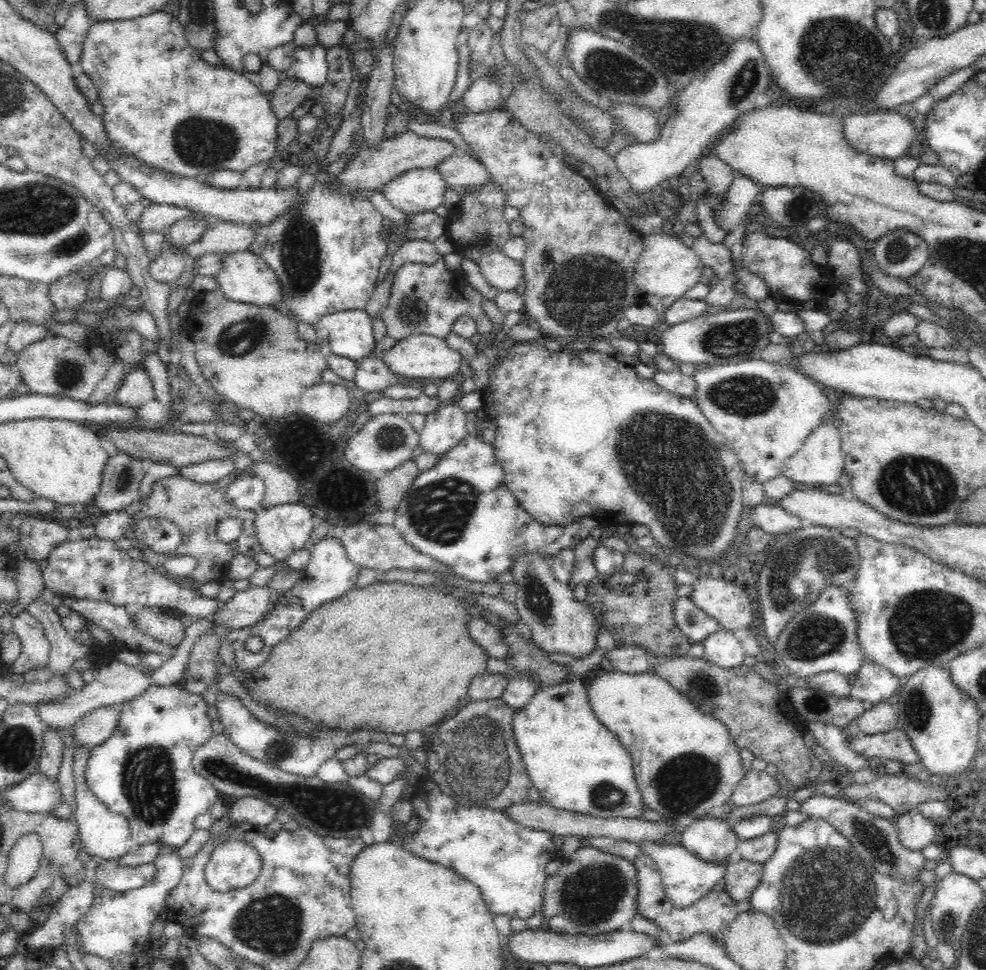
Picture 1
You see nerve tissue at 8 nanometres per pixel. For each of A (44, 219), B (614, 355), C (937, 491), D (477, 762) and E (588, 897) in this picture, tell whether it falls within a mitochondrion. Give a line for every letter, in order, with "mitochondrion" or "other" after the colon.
A: mitochondrion
B: other
C: mitochondrion
D: mitochondrion
E: mitochondrion

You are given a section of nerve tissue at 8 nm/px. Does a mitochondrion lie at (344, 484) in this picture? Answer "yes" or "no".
no

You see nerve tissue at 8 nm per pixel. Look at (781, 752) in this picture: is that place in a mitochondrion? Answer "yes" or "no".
no

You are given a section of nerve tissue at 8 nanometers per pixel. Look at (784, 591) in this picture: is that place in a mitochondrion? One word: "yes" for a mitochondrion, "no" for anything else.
yes

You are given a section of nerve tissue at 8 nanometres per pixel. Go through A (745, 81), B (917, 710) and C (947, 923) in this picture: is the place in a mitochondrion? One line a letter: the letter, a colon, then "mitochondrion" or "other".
A: mitochondrion
B: mitochondrion
C: mitochondrion

